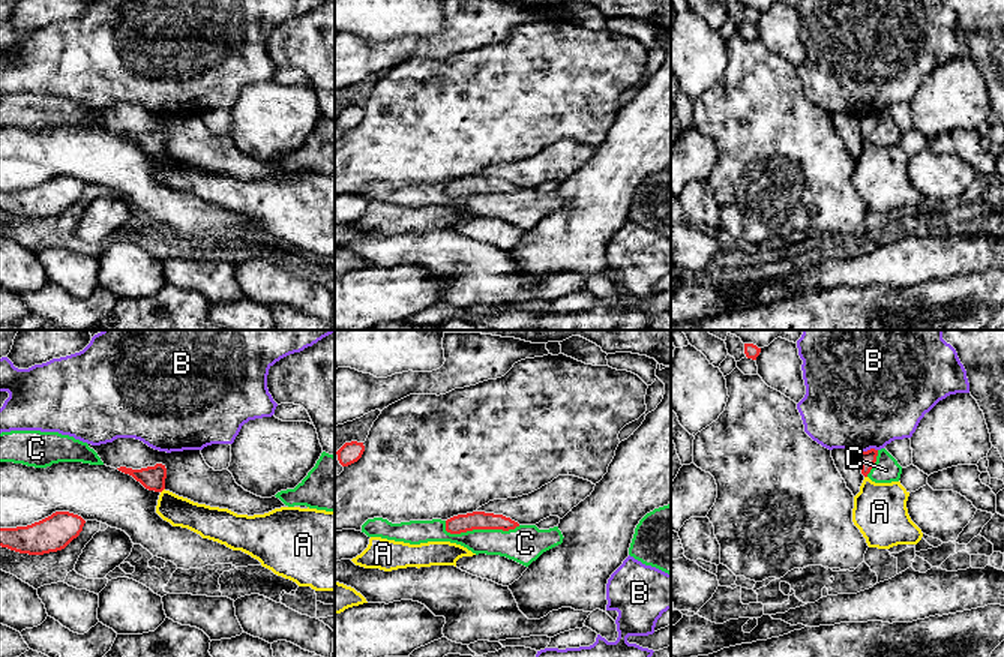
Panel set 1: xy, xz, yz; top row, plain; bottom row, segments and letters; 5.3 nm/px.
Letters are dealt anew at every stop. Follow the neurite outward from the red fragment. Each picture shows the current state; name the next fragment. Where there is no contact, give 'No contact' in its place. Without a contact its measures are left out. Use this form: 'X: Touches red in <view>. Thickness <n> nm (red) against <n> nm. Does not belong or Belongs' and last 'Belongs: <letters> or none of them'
A: Touches red in xy. Thickness 130 nm (red) against 160 nm. Does not belong
B: Touches red in yz. Thickness 90 nm (red) against 480 nm. Does not belong
C: Touches red in xz. Thickness 100 nm (red) against 190 nm. Does not belong
Belongs: none of them

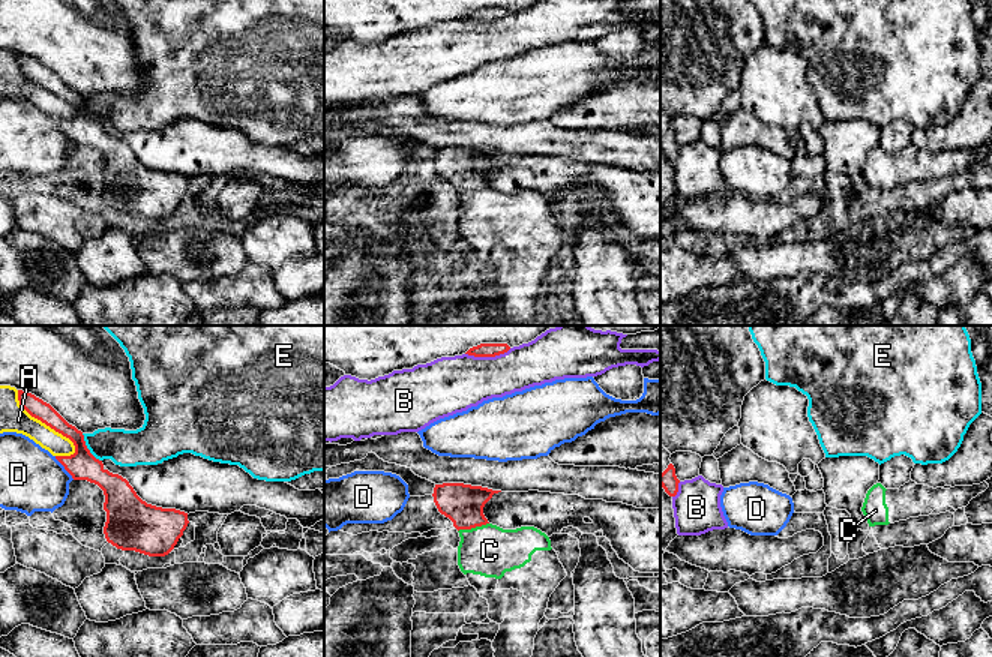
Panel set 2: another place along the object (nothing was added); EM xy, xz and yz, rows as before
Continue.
A: Touches red in xy. Thickness 100 nm (red) against 150 nm. Does not belong
B: Touches red in xz. Thickness 80 nm (red) against 300 nm. Does not belong
C: Touches red in xz. Thickness 220 nm (red) against 280 nm. Belongs
D: Touches red in xy. Thickness 160 nm (red) against 340 nm. Does not belong
E: Touches red in xy. Thickness 160 nm (red) against 190 nm. Does not belong
Belongs: C

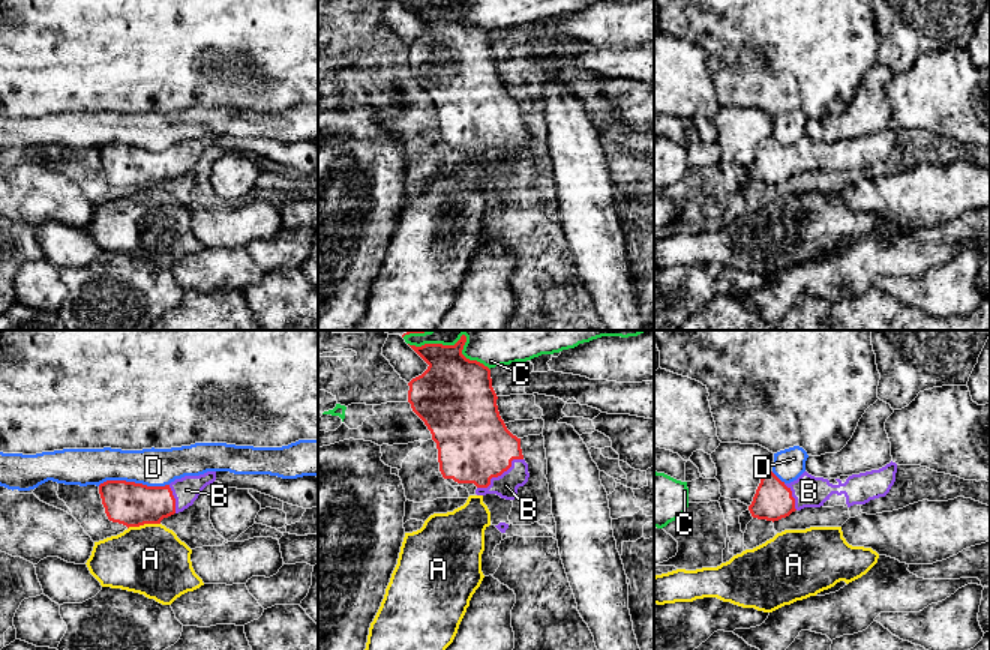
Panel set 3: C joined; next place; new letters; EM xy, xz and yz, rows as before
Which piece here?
A: Touches red in xy. Thickness 240 nm (red) against 380 nm. Does not belong
B: Touches red in xz. Thickness 400 nm (red) against 130 nm. Belongs
C: Touches red in xz. Thickness 420 nm (red) against 160 nm. Does not belong
D: Touches red in xy. Thickness 240 nm (red) against 200 nm. Does not belong
Belongs: B

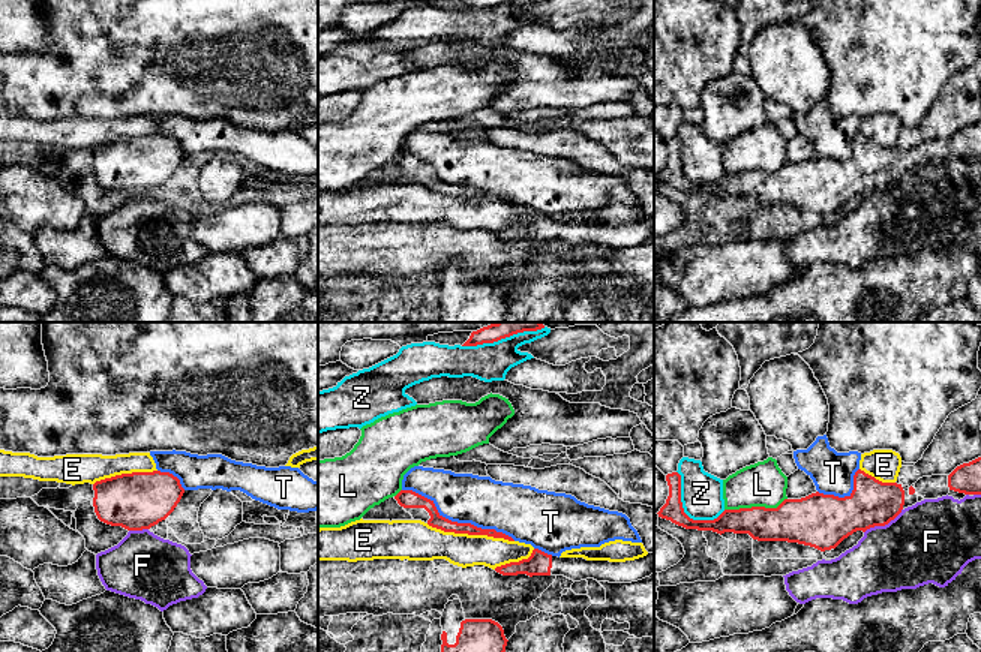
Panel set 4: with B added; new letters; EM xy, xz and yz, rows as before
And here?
E: Touches red in xz. Thickness 70 nm (red) against 190 nm. Does not belong
F: Touches red in yz. Thickness 260 nm (red) against 420 nm. Does not belong
L: Touches red in yz. Thickness 240 nm (red) against 240 nm. Does not belong
T: Touches red in xz. Thickness 80 nm (red) against 260 nm. Does not belong
Z: Touches red in yz. Thickness 110 nm (red) against 220 nm. Does not belong
Belongs: none of them

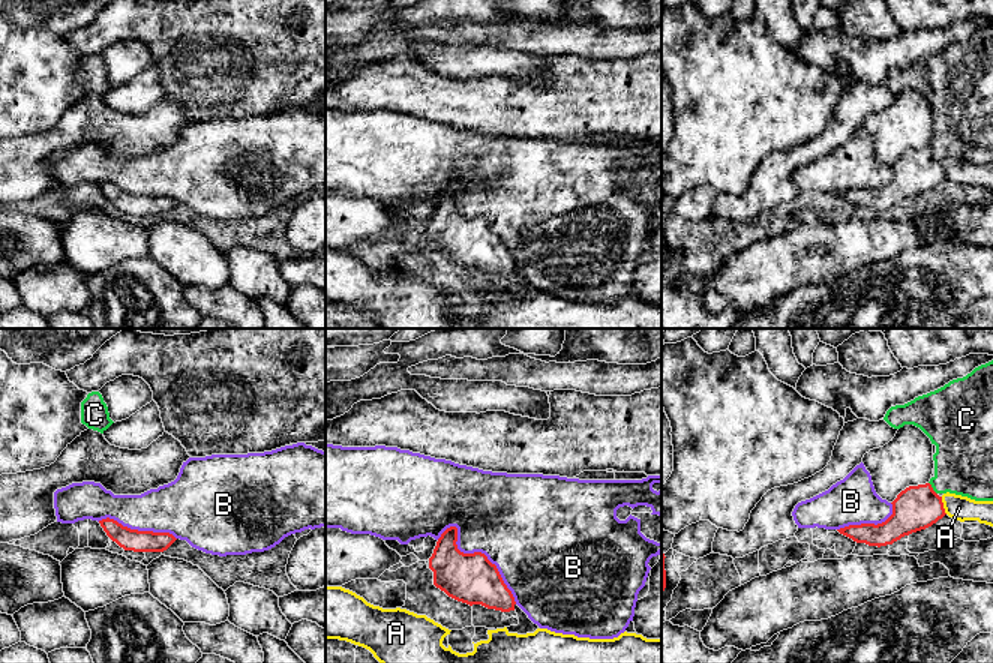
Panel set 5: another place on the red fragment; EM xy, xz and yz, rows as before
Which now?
A: Touches red in yz. Thickness 240 nm (red) against 130 nm. Does not belong
B: Touches red in xz. Thickness 280 nm (red) against 480 nm. Does not belong
C: Touches red in yz. Thickness 240 nm (red) against 320 nm. Belongs
Belongs: C

